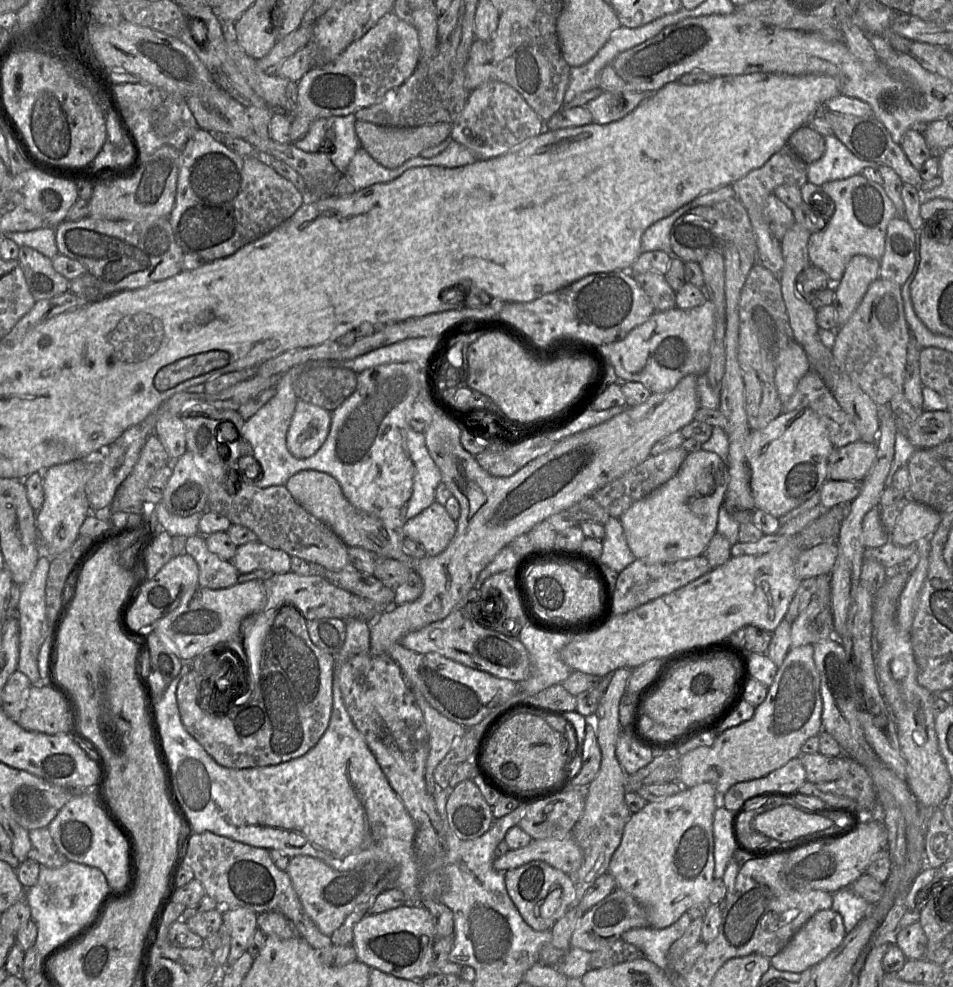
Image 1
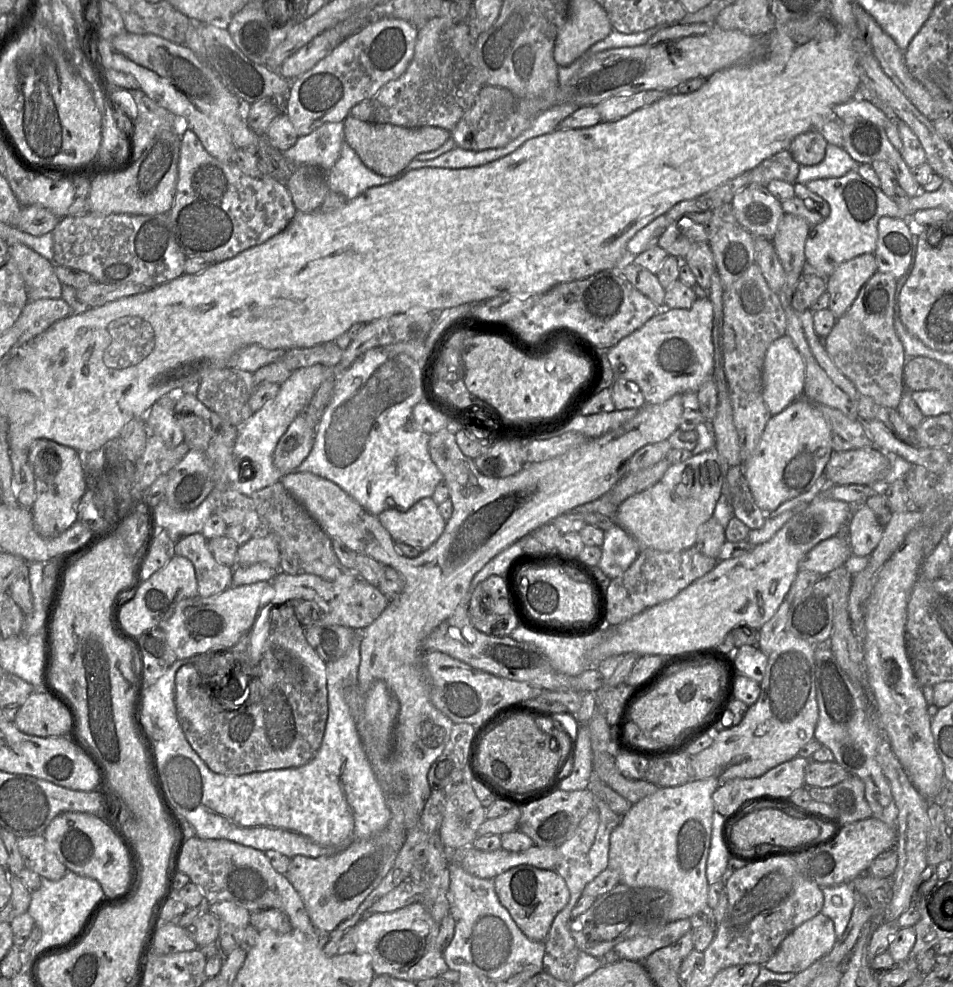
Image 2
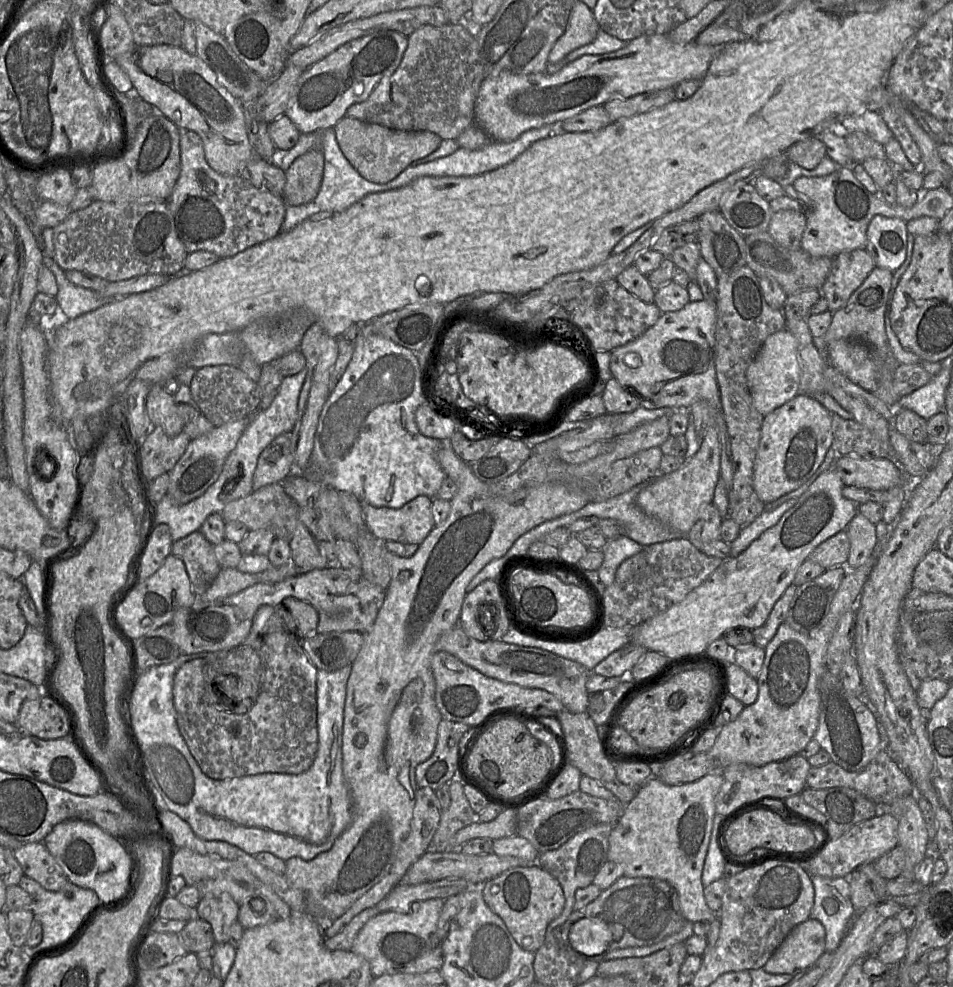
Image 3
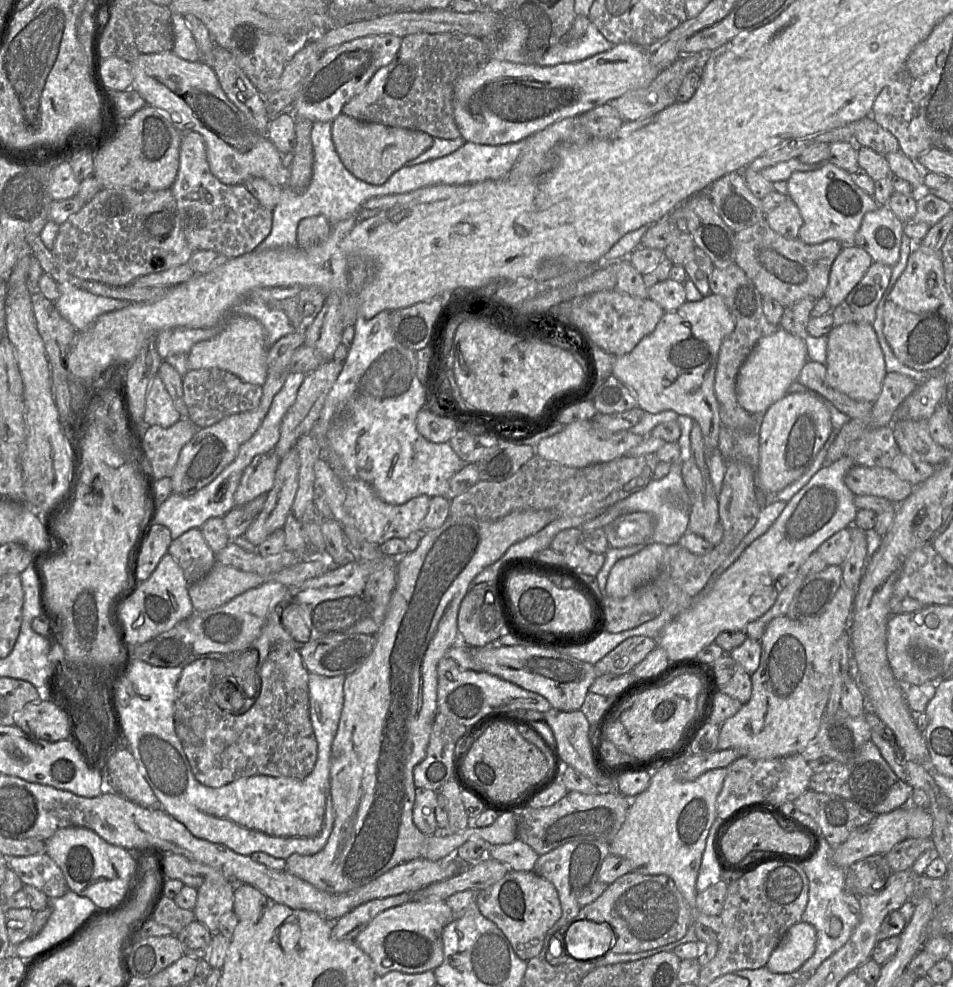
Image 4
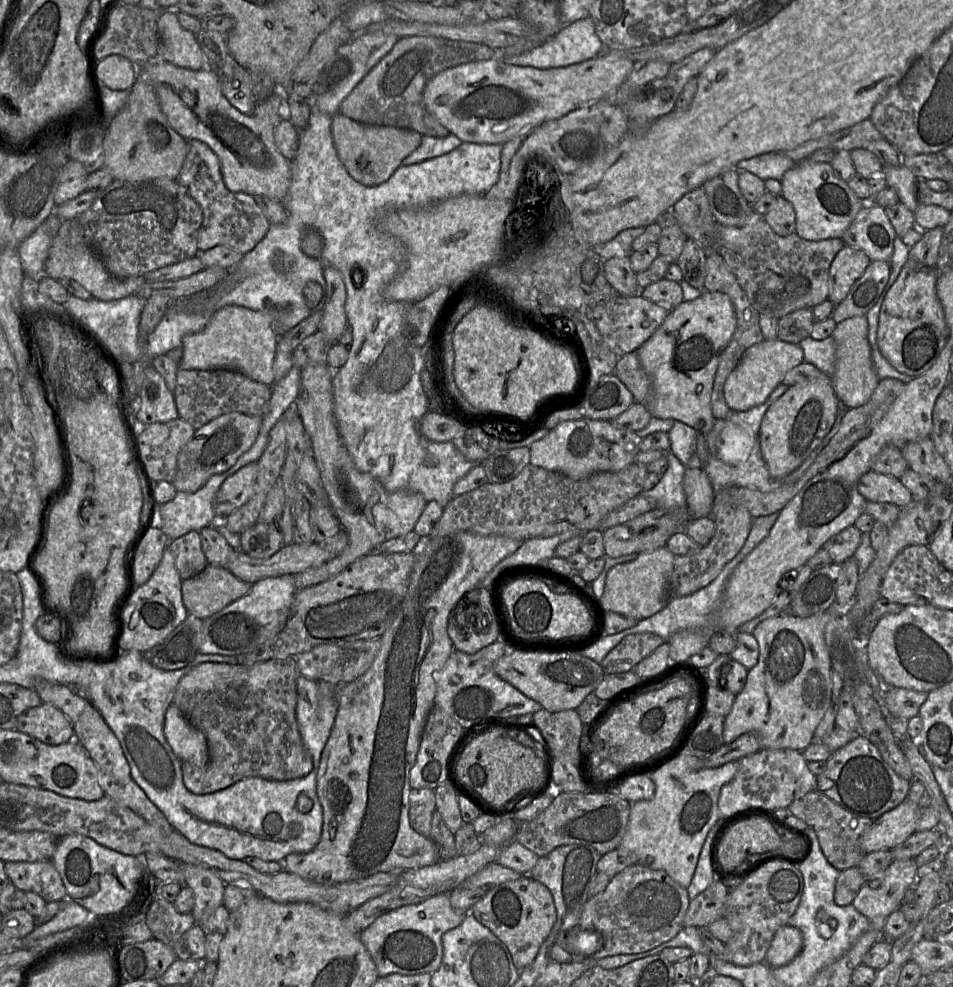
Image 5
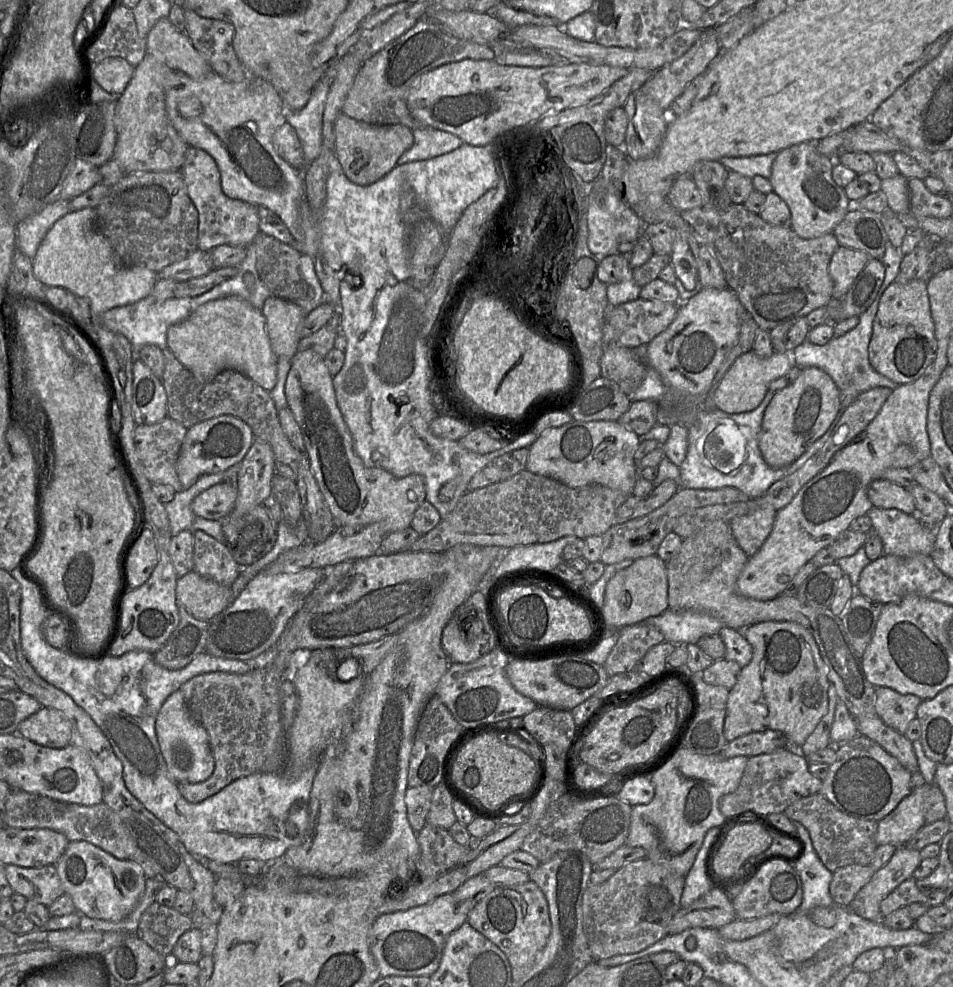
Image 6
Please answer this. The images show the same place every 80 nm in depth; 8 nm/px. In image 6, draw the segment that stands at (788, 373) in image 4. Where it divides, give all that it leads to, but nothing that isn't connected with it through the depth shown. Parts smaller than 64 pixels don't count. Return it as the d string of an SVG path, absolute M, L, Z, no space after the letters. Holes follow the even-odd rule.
M752 350L740 355L728 369L713 393L715 409L729 413L743 413L755 409L769 390L769 384L783 376L794 362L791 352L774 352L770 357L763 358Z

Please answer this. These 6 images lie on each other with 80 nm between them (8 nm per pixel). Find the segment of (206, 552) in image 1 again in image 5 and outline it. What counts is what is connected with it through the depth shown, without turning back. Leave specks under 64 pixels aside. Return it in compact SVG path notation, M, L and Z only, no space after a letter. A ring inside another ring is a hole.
M190 531L169 541L168 549L174 557L182 581L194 577L208 566L202 551L199 531Z

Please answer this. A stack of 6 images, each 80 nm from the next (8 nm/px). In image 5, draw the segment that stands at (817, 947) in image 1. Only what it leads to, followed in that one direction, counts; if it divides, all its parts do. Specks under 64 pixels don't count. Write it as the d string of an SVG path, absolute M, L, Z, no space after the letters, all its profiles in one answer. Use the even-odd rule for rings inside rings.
M789 925L781 926L773 937L764 962L770 968L785 966L800 953L802 945L803 938L799 929Z

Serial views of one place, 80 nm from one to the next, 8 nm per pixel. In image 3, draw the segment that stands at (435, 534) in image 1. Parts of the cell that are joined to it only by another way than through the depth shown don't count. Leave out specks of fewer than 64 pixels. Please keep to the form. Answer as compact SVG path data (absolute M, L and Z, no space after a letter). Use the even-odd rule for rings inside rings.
M420 495L403 507L374 507L362 503L368 530L383 541L420 545L435 527L431 497Z

